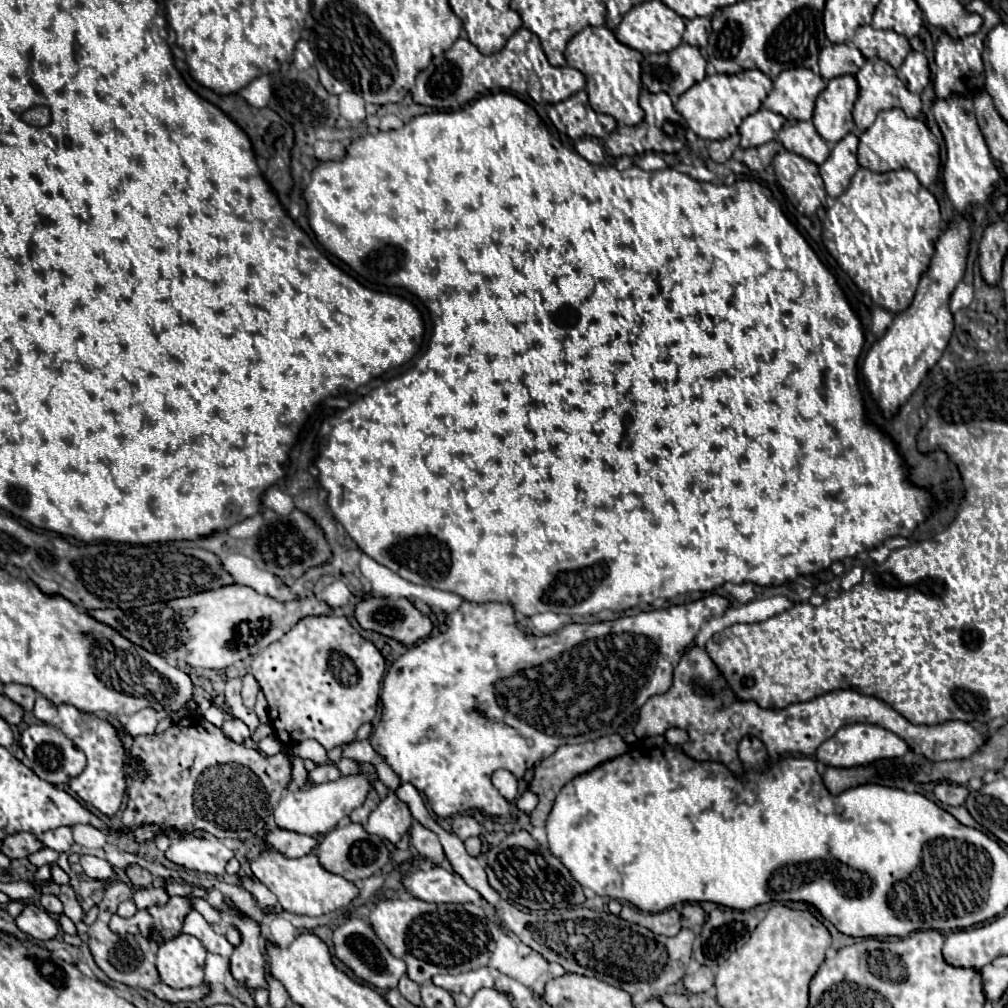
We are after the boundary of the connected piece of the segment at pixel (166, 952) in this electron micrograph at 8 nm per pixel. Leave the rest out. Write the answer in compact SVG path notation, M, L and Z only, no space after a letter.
M180 934L164 942L156 952L156 968L170 988L192 988L204 984L206 948L194 936Z

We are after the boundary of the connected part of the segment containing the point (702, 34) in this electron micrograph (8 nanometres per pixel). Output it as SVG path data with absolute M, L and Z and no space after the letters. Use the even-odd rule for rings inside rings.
M692 18L692 20L686 20L686 30L684 30L682 40L692 44L692 46L704 48L706 40L708 40L708 30L710 30L710 18Z

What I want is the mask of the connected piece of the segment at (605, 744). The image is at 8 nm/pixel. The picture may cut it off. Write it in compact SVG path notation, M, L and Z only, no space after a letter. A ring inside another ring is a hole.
M610 734L610 736L604 736L604 738L598 738L598 740L592 740L592 742L586 742L586 744L576 744L576 746L560 746L552 756L548 756L546 760L542 760L536 770L534 770L534 780L530 782L530 790L536 792L540 796L540 804L536 806L536 810L532 812L532 824L534 826L542 826L550 808L552 808L552 802L556 798L556 792L566 784L570 782L572 778L596 768L598 764L606 762L606 760L612 760L620 754L624 754L628 750L628 746L624 744L624 740L618 736L618 734Z

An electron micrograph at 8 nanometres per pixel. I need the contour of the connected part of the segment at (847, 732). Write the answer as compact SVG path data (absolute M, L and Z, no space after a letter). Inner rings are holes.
M850 724L850 726L842 726L830 740L820 744L820 748L816 750L816 758L826 766L852 768L852 766L872 764L884 758L898 758L898 756L904 756L906 752L908 752L908 744L886 728L874 726L874 724Z

